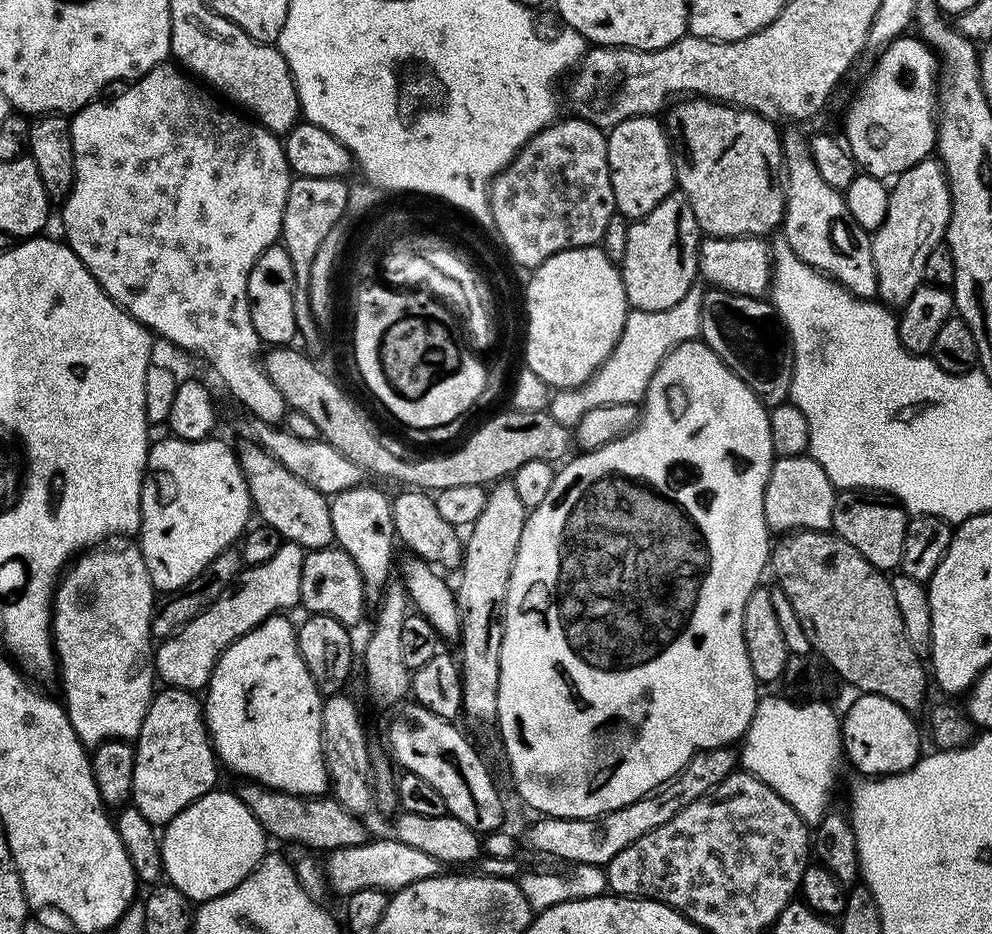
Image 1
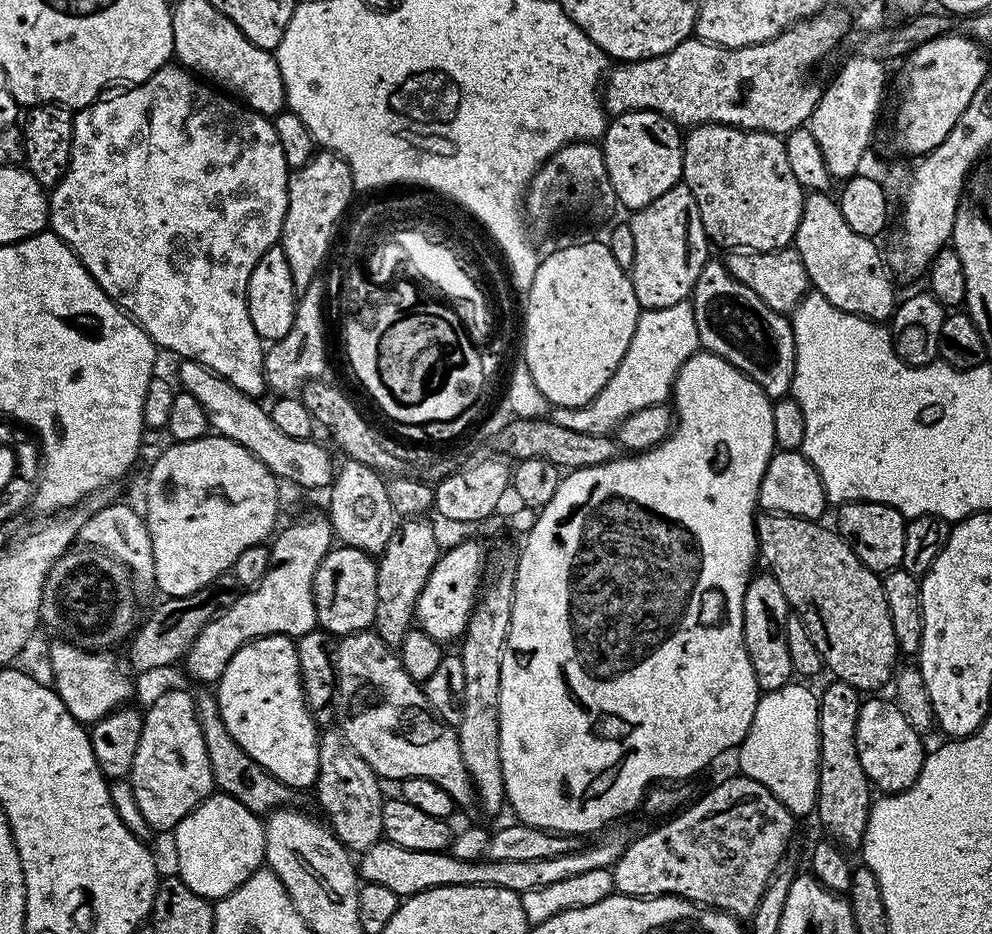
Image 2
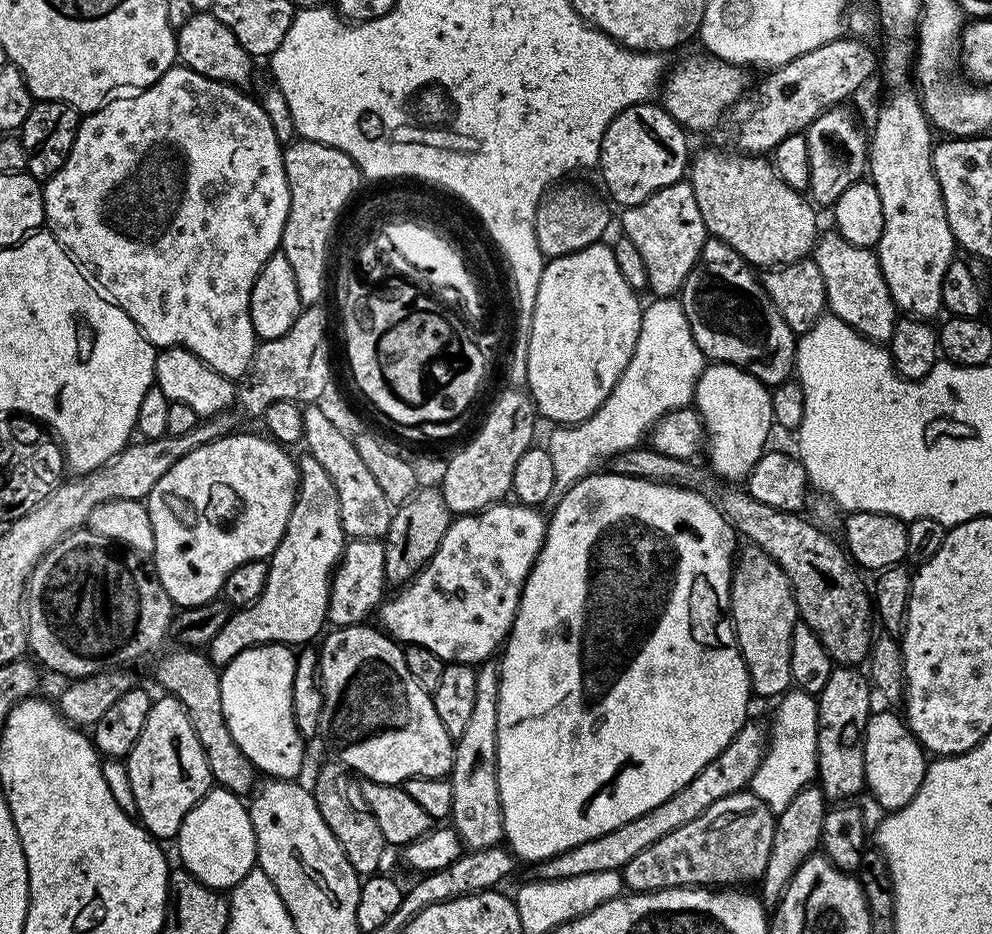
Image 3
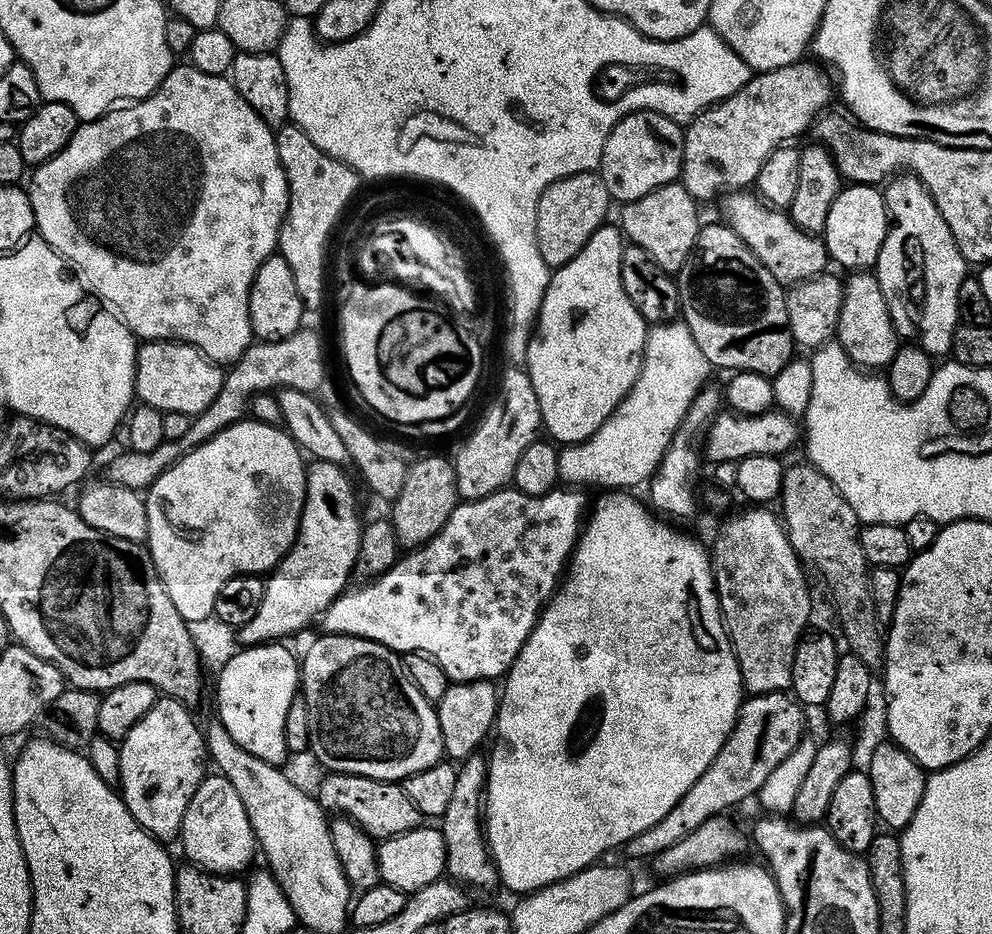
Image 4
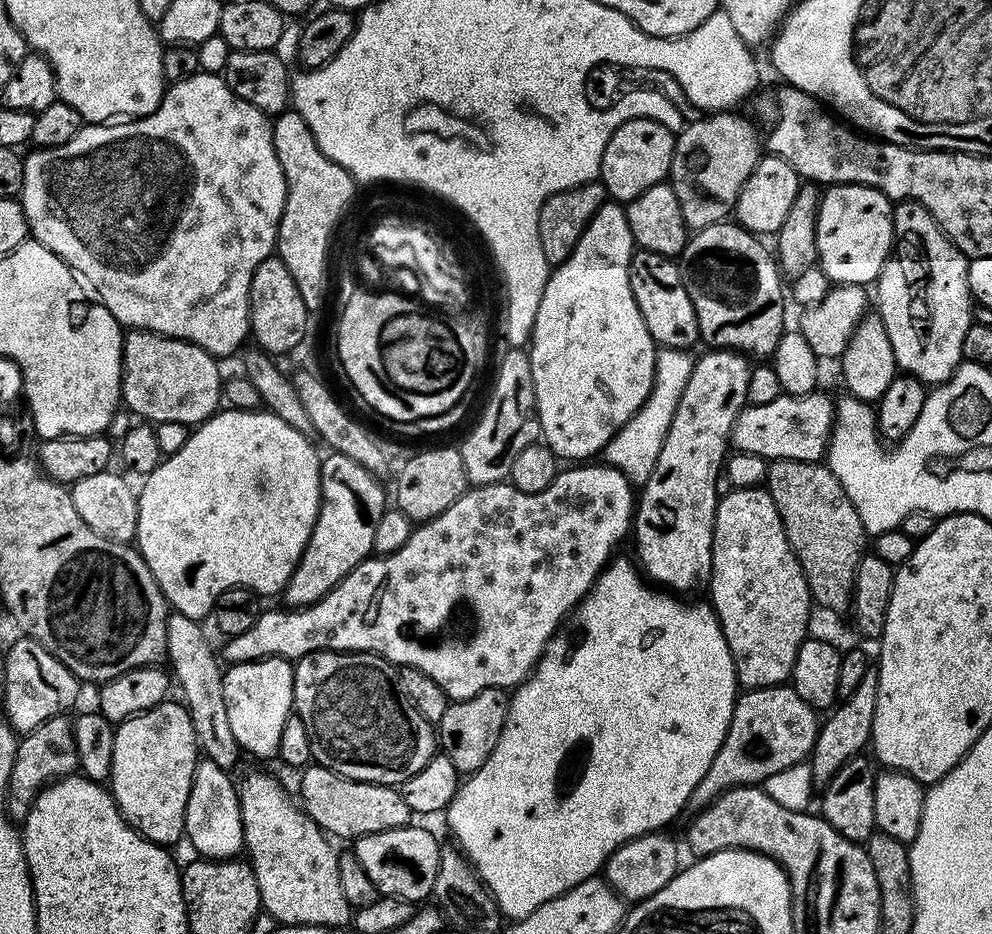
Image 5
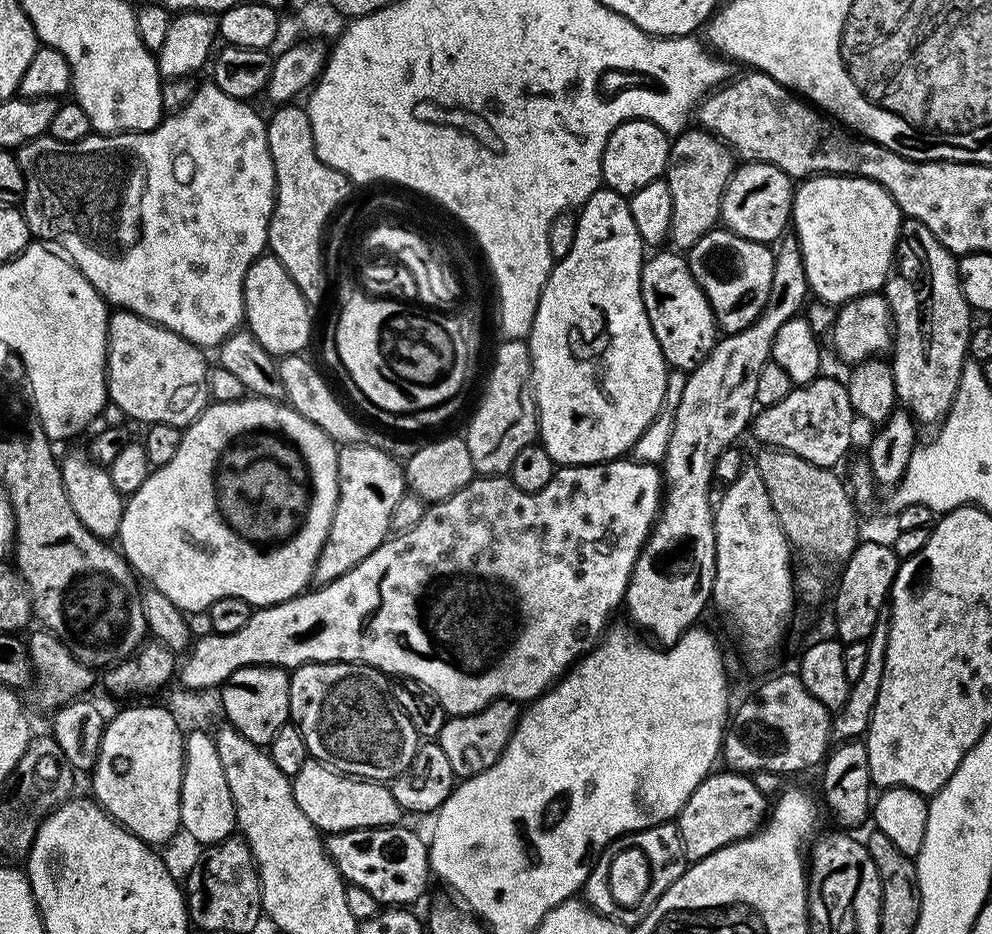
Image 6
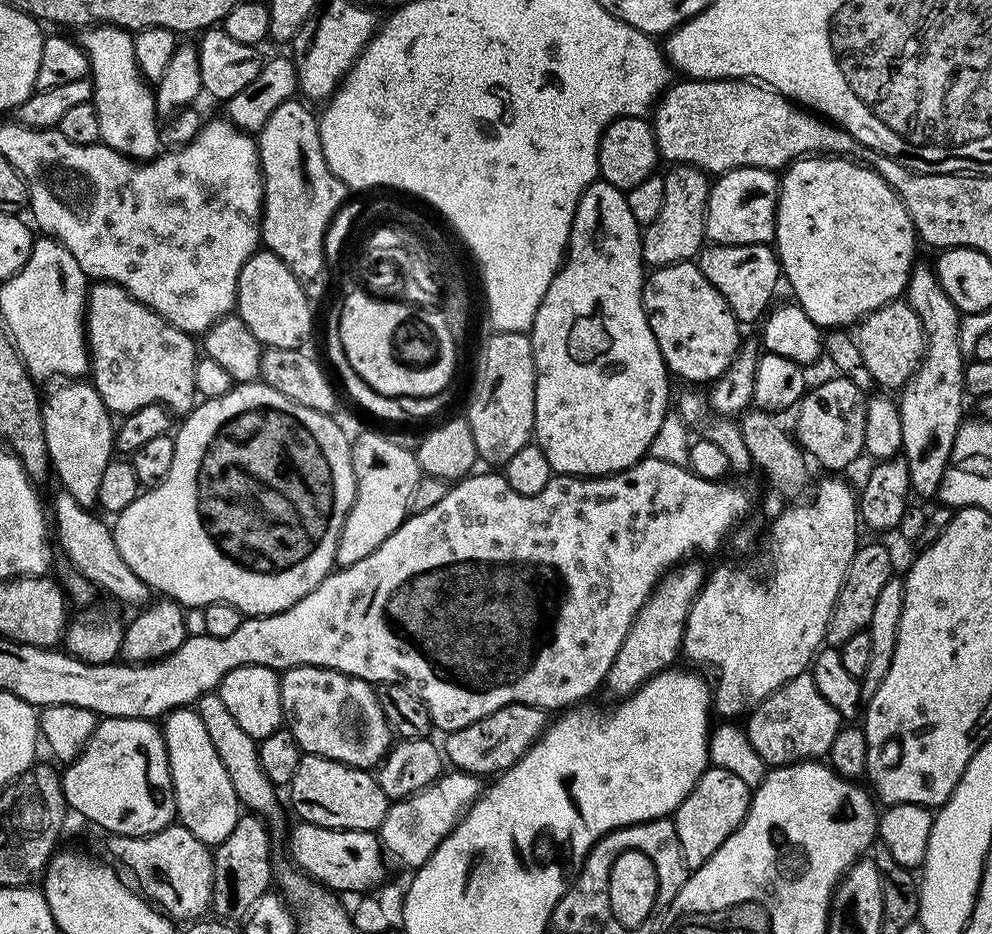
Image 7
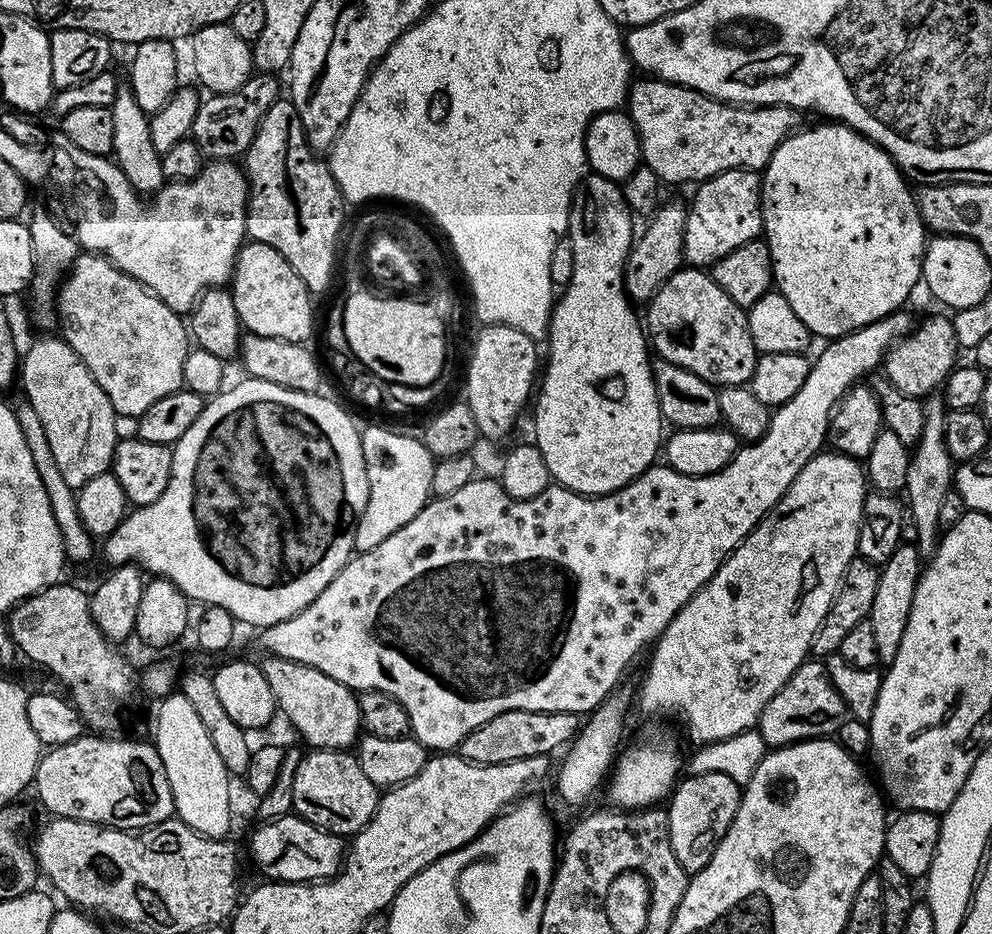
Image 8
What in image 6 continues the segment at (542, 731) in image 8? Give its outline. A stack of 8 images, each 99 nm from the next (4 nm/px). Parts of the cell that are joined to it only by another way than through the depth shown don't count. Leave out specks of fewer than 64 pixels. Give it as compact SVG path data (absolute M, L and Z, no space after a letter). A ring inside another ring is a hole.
M495 700L482 710L465 716L448 716L444 721L438 742L442 746L450 767L458 778L467 778L482 774L482 770L490 770L494 762L506 750L510 738L520 720L521 705L514 700Z

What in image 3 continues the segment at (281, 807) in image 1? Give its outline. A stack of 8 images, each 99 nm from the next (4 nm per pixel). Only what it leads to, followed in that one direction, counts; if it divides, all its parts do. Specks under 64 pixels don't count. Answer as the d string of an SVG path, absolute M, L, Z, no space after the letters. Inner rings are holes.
M187 646L177 649L177 652L168 652L161 658L160 665L156 668L156 680L164 687L163 691L167 695L182 702L194 726L194 734L198 734L198 742L202 742L204 747L213 781L238 797L251 797L258 784L258 770L250 762L250 758L242 754L242 750L234 742L234 734L230 734L230 726L226 726L226 714L222 714L221 669L203 651Z

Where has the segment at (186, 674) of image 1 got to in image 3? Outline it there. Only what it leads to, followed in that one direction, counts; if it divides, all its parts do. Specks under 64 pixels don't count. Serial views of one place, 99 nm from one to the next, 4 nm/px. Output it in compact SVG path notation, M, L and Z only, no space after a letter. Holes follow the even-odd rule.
M301 456L298 460L300 483L296 505L286 526L286 534L277 546L276 553L270 558L268 577L261 596L253 604L237 607L229 615L222 630L218 630L218 634L214 634L214 638L208 643L206 655L217 666L229 664L234 658L238 658L238 654L242 654L242 650L259 644L304 646L325 631L328 618L328 589L332 583L332 573L335 572L340 555L344 552L346 537L342 526L342 514L338 512L338 490L334 490L330 474L322 470L321 464L313 456Z

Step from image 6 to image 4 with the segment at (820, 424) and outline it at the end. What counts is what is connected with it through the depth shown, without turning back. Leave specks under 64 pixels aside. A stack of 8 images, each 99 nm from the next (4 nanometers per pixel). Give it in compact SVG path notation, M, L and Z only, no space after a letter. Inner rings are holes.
M724 410L708 425L702 436L702 452L716 464L728 464L753 456L766 454L767 456L783 457L796 444L796 439L802 436L801 429L793 417L779 410L760 412L757 416L742 416L738 412Z

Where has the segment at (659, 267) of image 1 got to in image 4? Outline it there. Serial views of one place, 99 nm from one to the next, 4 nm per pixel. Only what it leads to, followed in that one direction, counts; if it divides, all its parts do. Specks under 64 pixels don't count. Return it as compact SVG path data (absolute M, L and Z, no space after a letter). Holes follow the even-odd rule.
M673 182L646 194L637 200L629 200L620 212L619 227L631 243L642 246L658 266L669 274L679 273L680 267L692 253L702 227L702 219L696 213L698 201L684 189L683 183Z

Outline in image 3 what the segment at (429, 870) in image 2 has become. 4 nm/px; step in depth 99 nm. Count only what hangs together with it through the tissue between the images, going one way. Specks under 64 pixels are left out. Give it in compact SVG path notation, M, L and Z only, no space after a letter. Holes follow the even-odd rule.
M749 722L738 730L738 734L718 754L700 771L697 776L690 778L690 782L678 794L670 794L666 802L659 806L654 806L642 816L636 818L634 822L628 822L626 826L618 826L618 830L610 830L610 834L602 834L590 842L584 842L582 846L576 846L569 852L562 853L552 860L545 860L535 865L535 875L541 880L561 880L562 878L578 878L578 874L602 874L602 870L620 872L630 862L632 858L642 854L648 846L654 846L660 838L666 838L666 834L673 833L681 826L686 826L686 822L694 822L702 810L710 810L718 798L726 798L735 792L745 791L751 785L754 778L754 770L762 762L764 753L768 751L770 732L755 722Z

